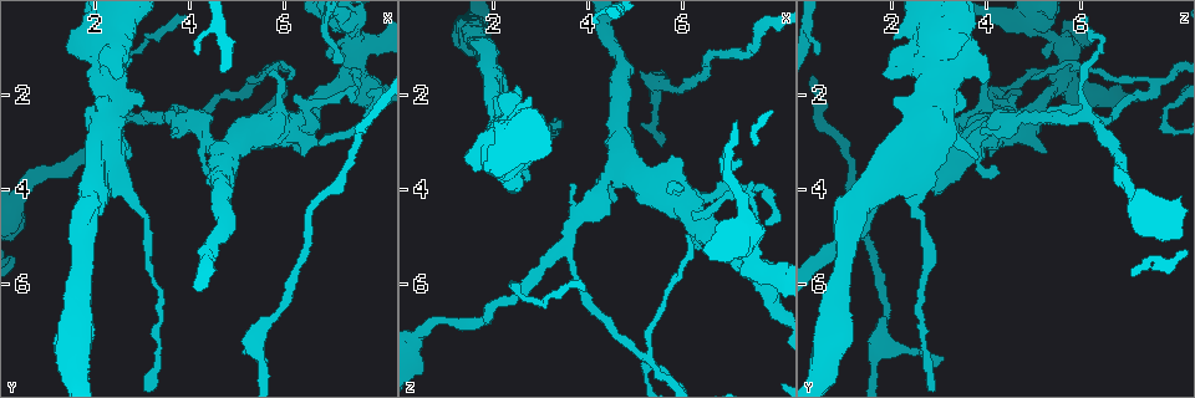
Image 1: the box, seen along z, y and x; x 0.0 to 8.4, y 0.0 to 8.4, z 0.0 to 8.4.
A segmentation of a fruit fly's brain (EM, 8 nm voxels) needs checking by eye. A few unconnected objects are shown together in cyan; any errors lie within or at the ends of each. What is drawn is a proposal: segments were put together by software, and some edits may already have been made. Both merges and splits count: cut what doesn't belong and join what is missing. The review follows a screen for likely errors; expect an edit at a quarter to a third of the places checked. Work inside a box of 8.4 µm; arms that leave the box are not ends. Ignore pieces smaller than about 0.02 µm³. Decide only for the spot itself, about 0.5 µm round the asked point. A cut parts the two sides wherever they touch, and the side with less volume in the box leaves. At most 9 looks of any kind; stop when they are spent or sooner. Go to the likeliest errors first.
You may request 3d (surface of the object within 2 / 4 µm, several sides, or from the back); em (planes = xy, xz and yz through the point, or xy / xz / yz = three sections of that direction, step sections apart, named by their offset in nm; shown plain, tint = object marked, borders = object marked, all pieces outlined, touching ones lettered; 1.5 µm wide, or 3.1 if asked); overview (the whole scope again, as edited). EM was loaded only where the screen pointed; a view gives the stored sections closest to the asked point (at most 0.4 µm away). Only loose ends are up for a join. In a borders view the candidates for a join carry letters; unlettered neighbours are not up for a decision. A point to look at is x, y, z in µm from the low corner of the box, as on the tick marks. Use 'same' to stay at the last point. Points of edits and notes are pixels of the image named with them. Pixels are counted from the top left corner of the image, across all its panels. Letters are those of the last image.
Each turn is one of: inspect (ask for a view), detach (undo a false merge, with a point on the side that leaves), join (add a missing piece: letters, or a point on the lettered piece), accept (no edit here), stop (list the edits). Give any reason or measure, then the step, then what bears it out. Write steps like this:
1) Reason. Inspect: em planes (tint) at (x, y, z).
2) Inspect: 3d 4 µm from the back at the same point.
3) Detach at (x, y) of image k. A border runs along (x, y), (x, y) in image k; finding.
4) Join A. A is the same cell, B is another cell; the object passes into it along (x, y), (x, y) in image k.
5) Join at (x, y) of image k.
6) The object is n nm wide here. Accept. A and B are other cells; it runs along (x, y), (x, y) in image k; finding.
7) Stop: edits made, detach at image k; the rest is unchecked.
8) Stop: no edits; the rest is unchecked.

An open end. Inspect: 3d 4 µm at (6.90, 1.05, 5.10).

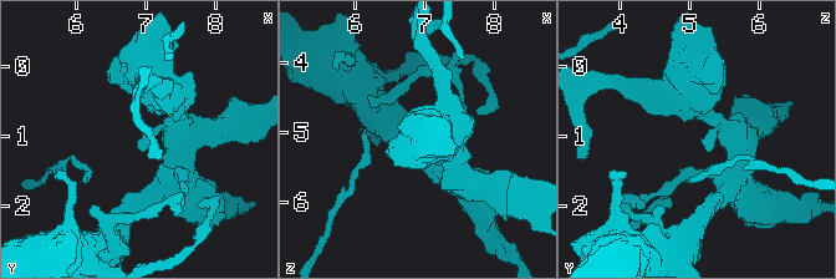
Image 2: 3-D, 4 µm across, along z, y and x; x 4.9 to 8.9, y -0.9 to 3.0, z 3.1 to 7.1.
Shape alone is not enough. Inspect: em xz step 4 (tint) at (6.90, 1.10, 5.15).

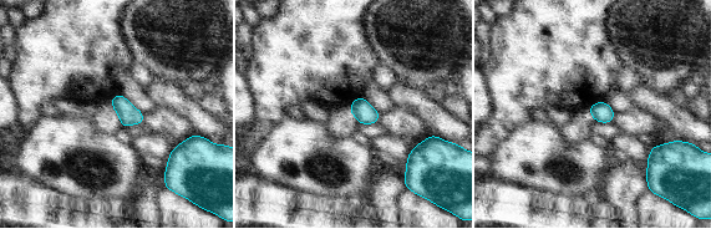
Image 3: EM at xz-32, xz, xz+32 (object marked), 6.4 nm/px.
Inspect: em planes (borders) at the same point.

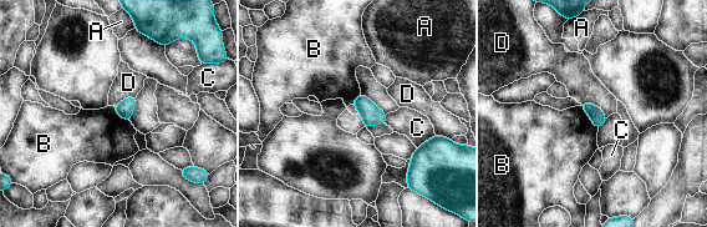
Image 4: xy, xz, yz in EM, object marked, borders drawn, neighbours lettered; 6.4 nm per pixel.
Accept. A, B, C and D are other cells; a border runs along (579, 106), (598, 130) in image 4; none of them fits.

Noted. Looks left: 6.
Branch stops here. Inspect: 3d 2 µm at (7.15, 1.40, 3.45).

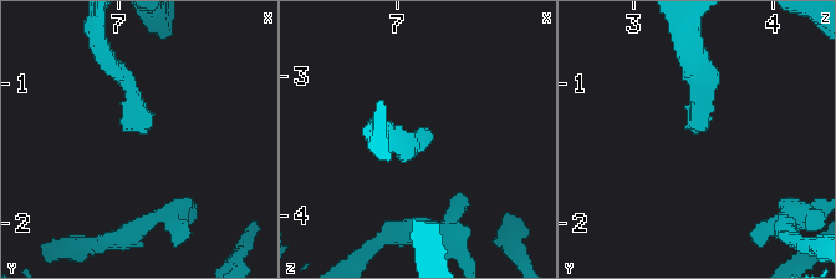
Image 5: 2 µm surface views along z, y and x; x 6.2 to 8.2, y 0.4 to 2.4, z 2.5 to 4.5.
Now the EM. Inspect: em xz step 8 (tint) at (7.16, 1.36, 3.44).

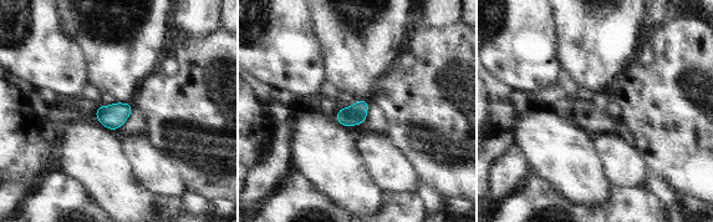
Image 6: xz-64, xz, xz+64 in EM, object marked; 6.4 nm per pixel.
Inspect: em xy step 4 (borders) at the same point.

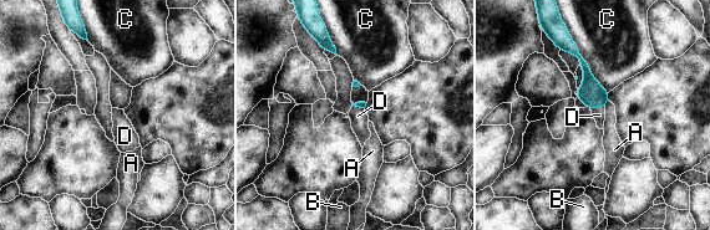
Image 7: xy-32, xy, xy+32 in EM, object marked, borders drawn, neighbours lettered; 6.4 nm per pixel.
Join D. D is the same cell, A, B and C are other cells; the object passes into it along (594, 96), (597, 108), (599, 114) in image 7; the neuron continues.

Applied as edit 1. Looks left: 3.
See it whole again. Inspect: overview.

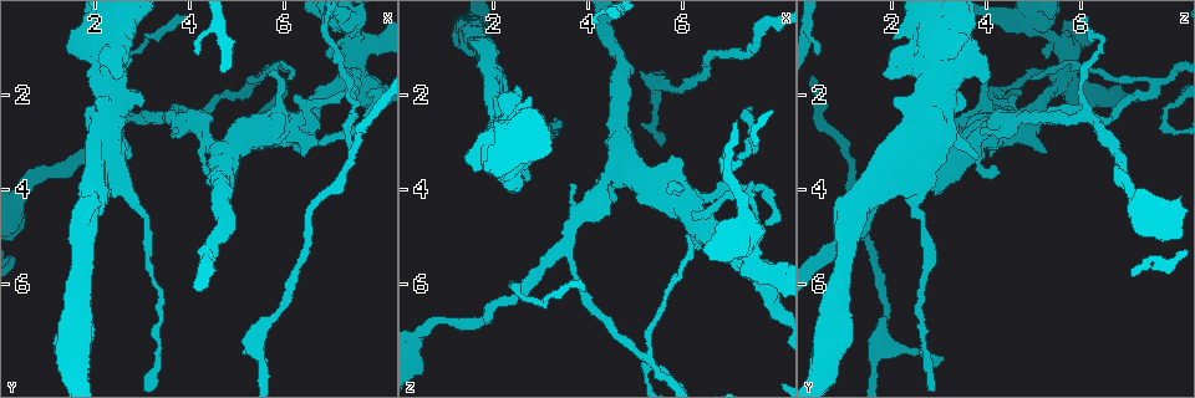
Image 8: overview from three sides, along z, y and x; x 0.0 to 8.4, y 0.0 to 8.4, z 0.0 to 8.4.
Thick end. Inspect: em xy step 4 (borders) at (1.45, 4.75, 0.85).

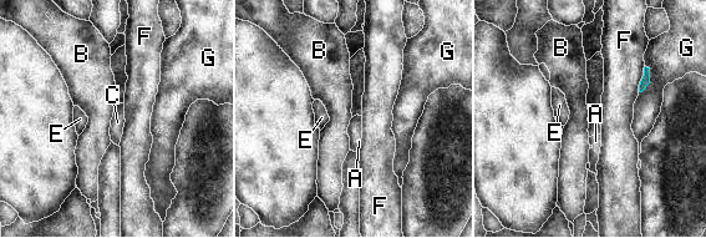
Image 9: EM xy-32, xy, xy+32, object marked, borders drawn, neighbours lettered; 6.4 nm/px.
Another direction. Inspect: em xz step 4 (borders) at the same point.

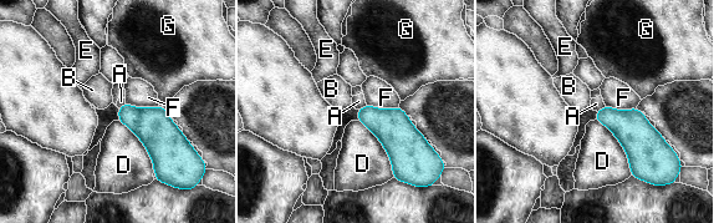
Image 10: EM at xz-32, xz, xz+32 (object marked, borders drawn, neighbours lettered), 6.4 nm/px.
Accept. A, B, D, E, F and G are other cells; no lettered piece goes on from it.

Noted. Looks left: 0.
Stop: edits made, join at image 7; the rest is unchecked.

